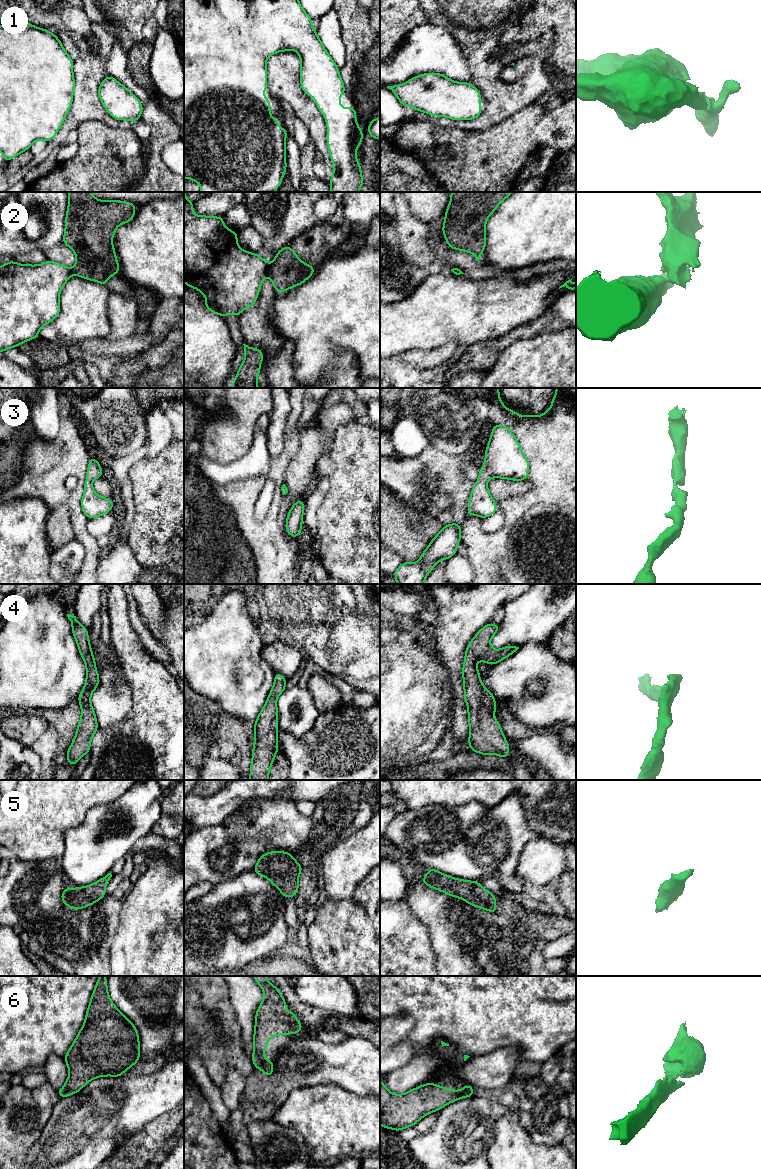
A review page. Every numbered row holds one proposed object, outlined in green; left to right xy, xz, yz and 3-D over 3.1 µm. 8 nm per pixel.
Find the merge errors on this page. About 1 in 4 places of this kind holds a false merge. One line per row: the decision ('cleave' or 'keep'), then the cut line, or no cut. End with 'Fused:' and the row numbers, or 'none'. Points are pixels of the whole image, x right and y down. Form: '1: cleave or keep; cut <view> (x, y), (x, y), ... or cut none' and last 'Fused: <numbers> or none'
1: keep; cut none
2: cleave; cut xz (269, 265), (268, 274)
3: keep; cut none
4: keep; cut none
5: keep; cut none
6: keep; cut none
Fused: 2

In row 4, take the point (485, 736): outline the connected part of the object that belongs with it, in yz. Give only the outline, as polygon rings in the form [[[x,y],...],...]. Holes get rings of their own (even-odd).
[[[489,622],[476,633],[466,648],[462,674],[470,729],[468,744],[471,751],[507,758],[510,746],[494,717],[494,711],[497,709],[495,698],[483,686],[476,666],[478,660],[489,665],[497,664],[519,649],[516,646],[505,646],[498,650],[490,647],[491,638],[499,628],[500,624]]]

